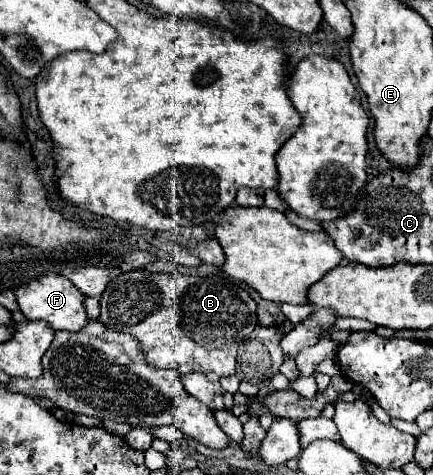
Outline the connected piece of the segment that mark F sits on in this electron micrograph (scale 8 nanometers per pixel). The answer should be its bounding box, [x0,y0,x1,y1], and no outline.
[16,274,88,330]

